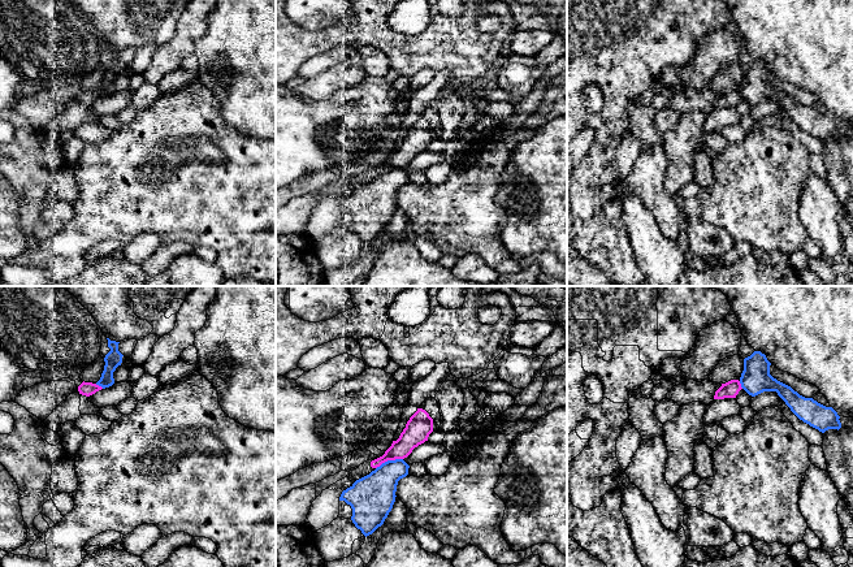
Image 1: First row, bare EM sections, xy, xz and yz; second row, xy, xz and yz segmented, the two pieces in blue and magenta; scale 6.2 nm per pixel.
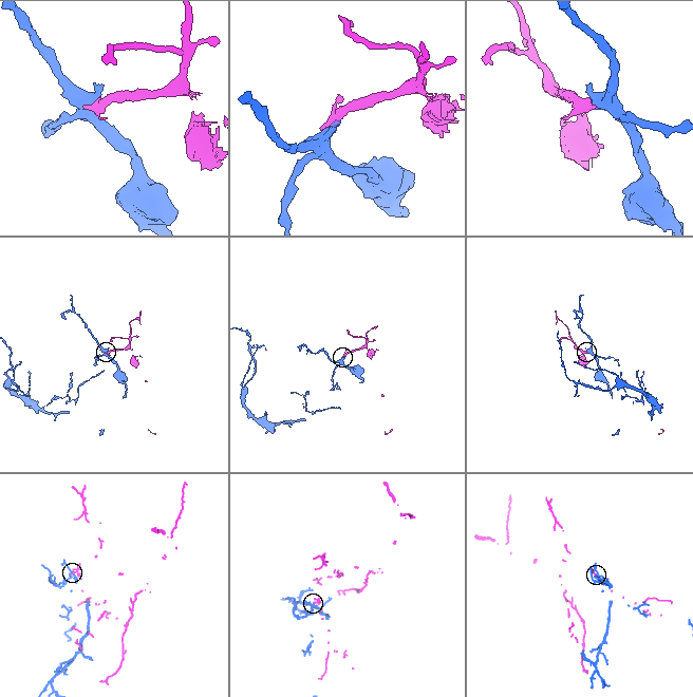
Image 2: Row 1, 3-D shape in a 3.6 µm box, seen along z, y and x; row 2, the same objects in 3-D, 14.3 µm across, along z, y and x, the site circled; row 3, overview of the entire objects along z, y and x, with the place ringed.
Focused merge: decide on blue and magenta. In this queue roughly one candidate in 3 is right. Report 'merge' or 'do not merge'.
do not merge

